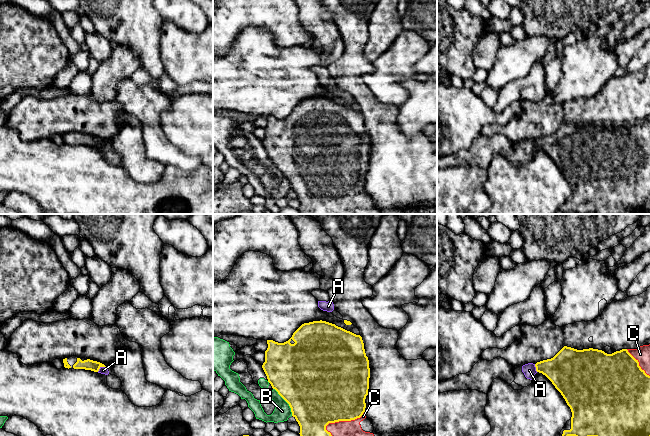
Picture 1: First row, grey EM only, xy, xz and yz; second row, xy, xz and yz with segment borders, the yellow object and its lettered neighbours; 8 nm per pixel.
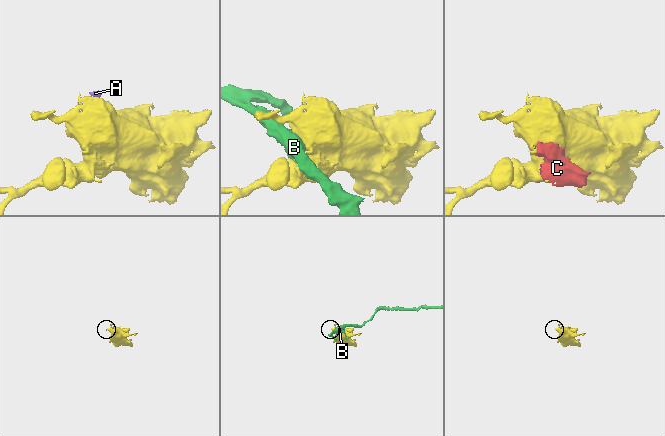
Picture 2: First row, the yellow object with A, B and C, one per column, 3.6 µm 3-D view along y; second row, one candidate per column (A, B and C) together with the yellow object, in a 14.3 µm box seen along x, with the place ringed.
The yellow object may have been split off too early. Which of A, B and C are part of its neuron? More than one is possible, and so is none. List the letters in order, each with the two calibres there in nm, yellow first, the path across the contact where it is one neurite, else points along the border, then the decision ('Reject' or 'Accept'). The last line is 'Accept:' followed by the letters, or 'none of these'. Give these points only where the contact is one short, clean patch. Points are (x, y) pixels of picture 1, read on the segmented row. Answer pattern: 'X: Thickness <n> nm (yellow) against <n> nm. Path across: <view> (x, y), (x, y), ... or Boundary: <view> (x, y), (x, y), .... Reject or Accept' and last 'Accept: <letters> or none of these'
A: Thickness 90 nm (yellow) against 60 nm. Path across: xy (88, 364), (102, 366), (103, 370). Accept
B: Thickness 500 nm (yellow) against 140 nm. Reject
C: Thickness 480 nm (yellow) against 120 nm. Accept
Accept: A, C

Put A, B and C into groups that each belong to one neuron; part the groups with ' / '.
A C / B

